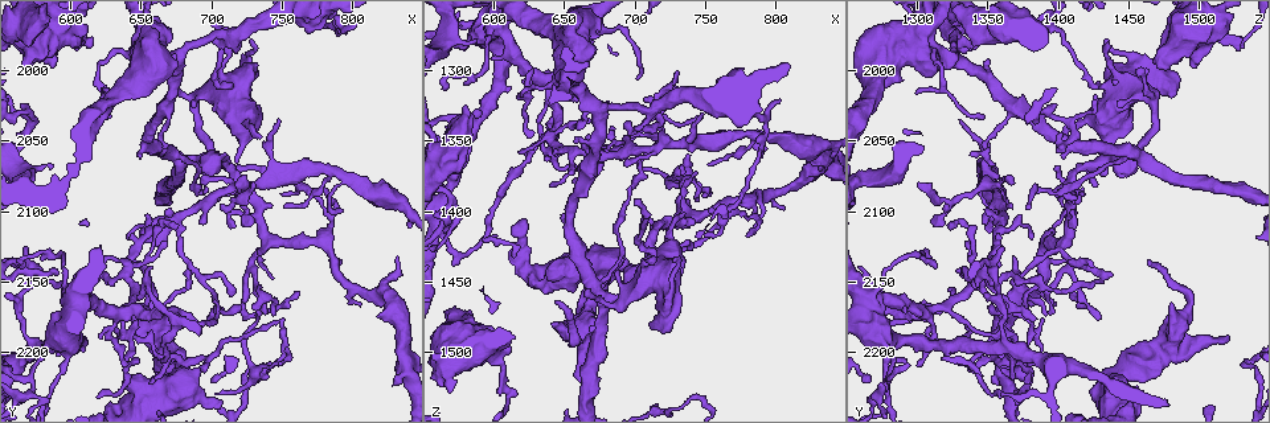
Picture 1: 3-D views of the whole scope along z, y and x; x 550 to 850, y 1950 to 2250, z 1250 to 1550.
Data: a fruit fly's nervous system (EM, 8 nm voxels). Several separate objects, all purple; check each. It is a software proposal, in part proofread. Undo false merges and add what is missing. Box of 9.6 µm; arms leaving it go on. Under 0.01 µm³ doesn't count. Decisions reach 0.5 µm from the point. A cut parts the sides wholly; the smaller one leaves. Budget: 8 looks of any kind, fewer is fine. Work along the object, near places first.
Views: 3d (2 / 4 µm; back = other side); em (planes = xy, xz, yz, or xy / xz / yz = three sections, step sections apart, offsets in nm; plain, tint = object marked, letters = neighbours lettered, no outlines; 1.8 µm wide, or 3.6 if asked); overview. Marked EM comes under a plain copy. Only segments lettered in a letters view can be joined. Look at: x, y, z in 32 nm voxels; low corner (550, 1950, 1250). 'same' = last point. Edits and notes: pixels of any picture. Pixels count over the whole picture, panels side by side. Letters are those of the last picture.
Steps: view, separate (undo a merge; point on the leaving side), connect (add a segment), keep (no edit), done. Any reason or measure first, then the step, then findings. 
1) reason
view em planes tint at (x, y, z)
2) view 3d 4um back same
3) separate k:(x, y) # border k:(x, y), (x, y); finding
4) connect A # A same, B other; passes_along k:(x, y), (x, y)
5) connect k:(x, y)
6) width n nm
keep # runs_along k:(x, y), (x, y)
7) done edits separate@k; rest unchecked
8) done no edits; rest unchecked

sharp bend
view em xz step 4 tint at (638, 2146, 1344)

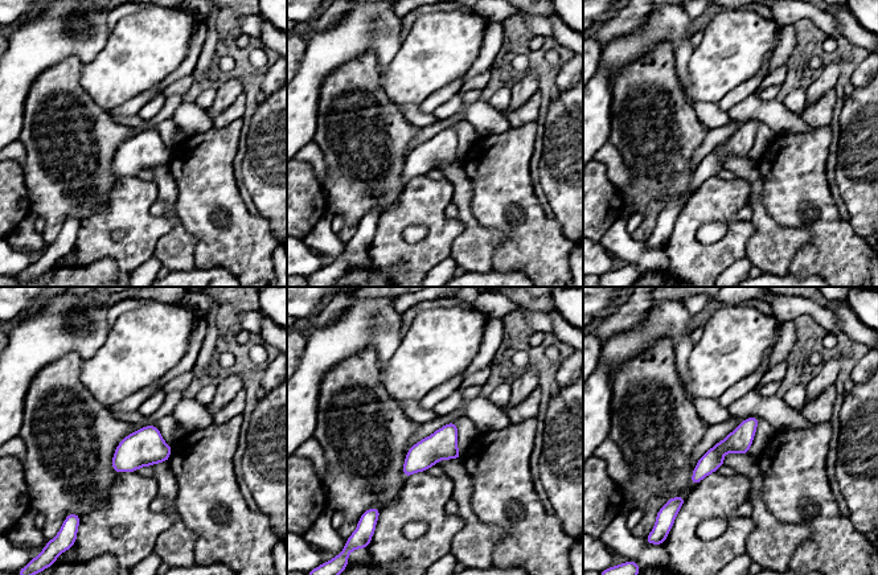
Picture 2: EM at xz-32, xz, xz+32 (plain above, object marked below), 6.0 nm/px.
view em planes tint same

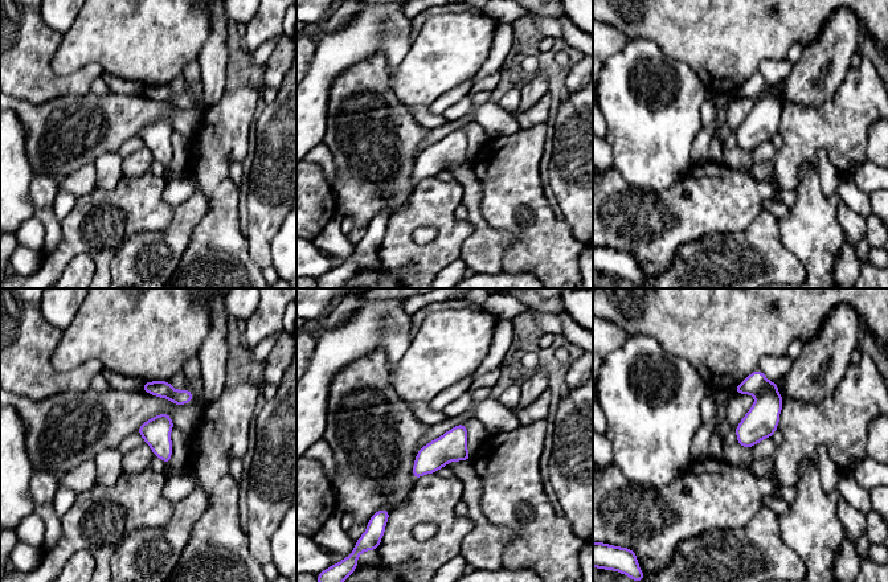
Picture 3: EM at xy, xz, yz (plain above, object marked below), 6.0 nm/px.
view em planes letters same

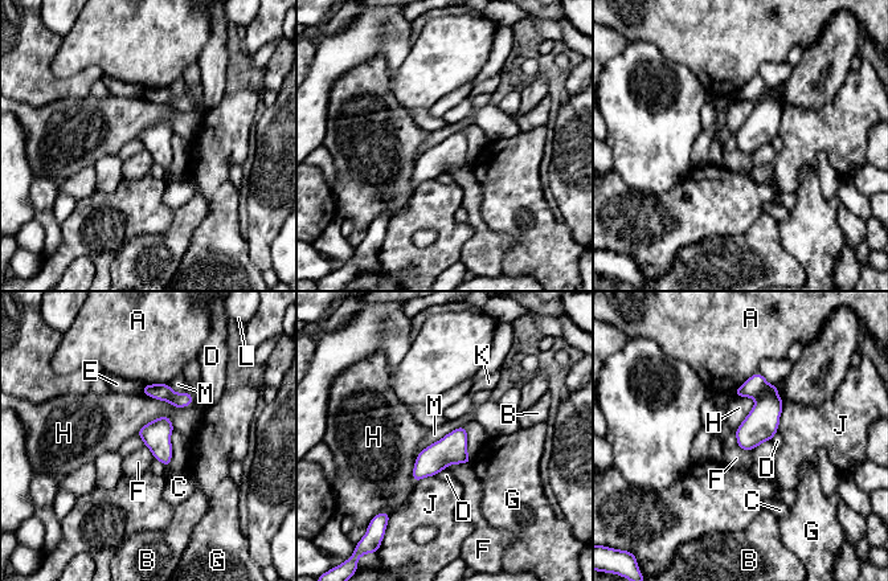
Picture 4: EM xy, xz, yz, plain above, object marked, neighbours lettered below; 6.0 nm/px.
keep # A other, B other, C other, D other, E other, F other, G other, H other, J other, K other, L other, M other; border 4:(463, 424), (429, 444), (417, 455); all the same cell

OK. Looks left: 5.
view em yz step 4 tint at (712, 2066, 1432)

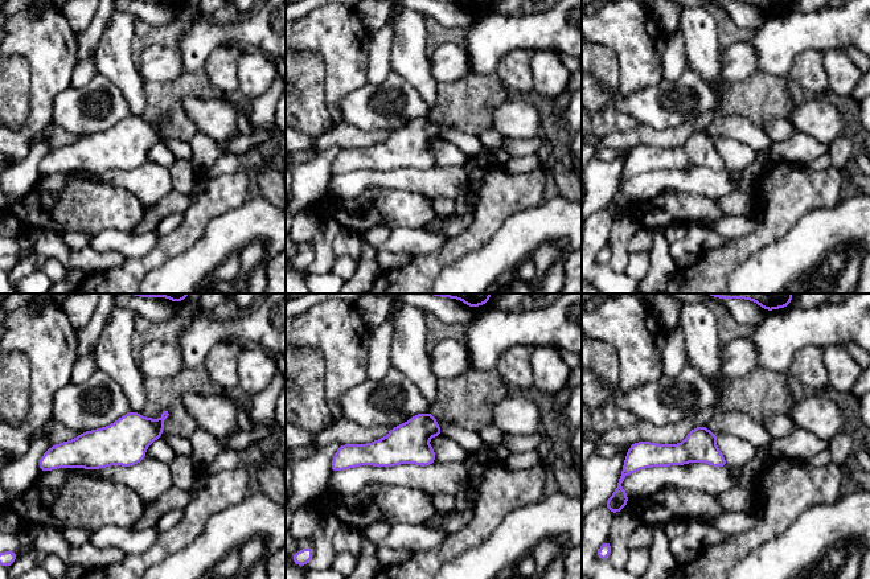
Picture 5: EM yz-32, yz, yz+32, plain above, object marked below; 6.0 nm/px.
cut it another way
view em planes tint same

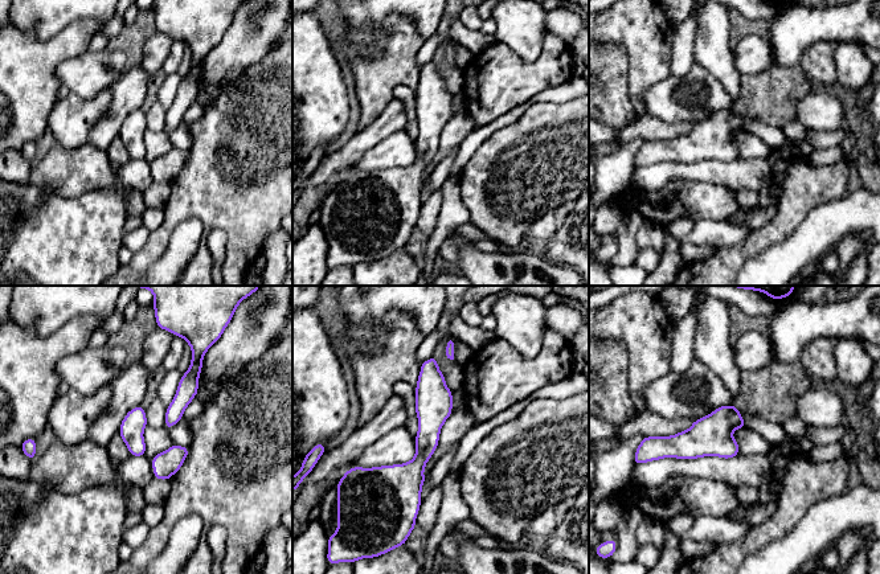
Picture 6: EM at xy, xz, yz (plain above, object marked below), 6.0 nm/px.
what lies round it
view em planes letters same

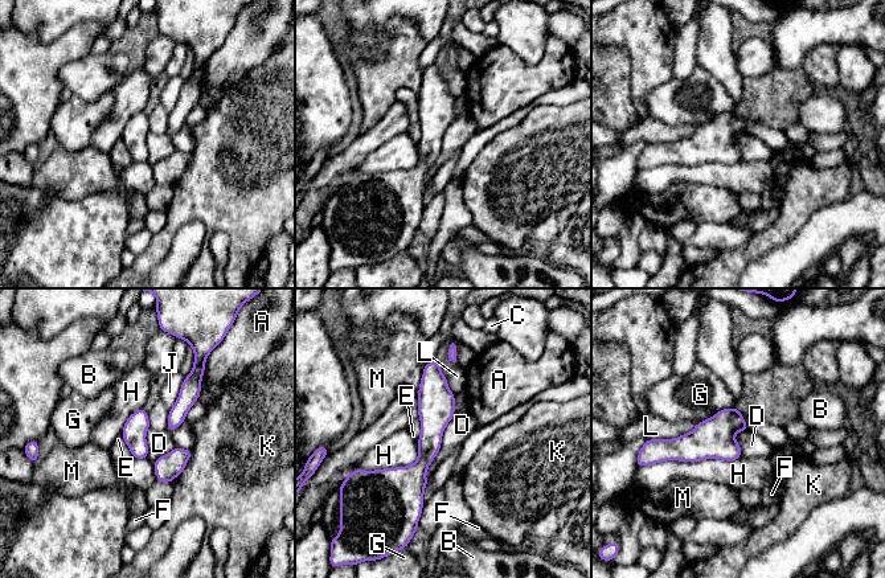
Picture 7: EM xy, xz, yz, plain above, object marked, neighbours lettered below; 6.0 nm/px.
keep # A other, B other, C other, D other, E other, F other, G other, H other, J other, K other, L other, M other; border 7:(455, 414), (427, 468), (427, 480); one cell here

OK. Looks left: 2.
view em 3.6um xy step 4 letters at (654, 2226, 1440)

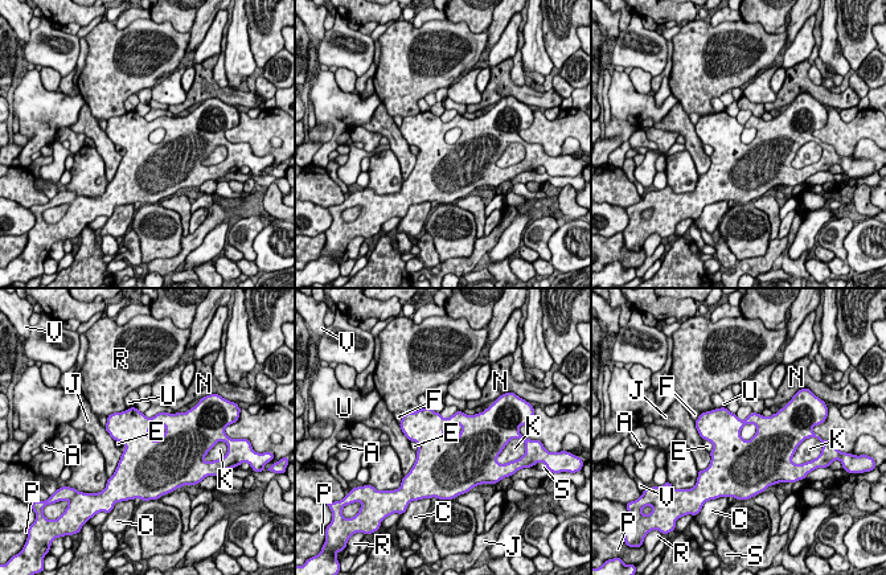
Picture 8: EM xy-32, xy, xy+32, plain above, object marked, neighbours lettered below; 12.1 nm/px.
width 340 nm; longest_contact V 420 nm
keep # A other, C other, E other, F other, J other, K other, N other, P other, R other, S other, U other, V other; all the same cell

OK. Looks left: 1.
done no edits; rest unchecked

